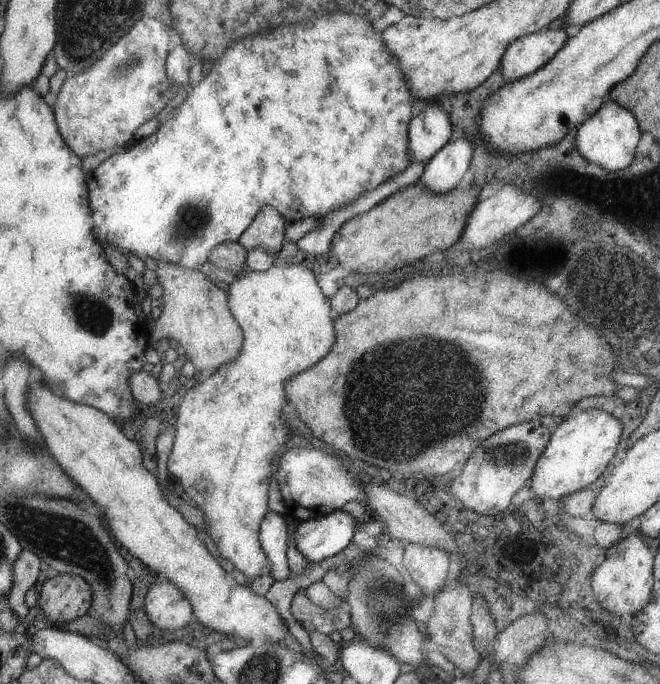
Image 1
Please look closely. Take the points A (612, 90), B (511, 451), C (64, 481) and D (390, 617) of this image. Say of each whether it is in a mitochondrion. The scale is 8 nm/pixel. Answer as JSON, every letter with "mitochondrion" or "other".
{"A":"other","B":"mitochondrion","C":"other","D":"mitochondrion"}

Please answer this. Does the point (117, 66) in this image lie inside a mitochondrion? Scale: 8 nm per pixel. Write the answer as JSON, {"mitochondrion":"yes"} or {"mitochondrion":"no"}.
{"mitochondrion":"yes"}

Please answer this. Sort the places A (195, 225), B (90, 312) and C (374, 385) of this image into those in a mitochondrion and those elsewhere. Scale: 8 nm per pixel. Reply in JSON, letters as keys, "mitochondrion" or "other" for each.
{"A":"mitochondrion","B":"mitochondrion","C":"mitochondrion"}

